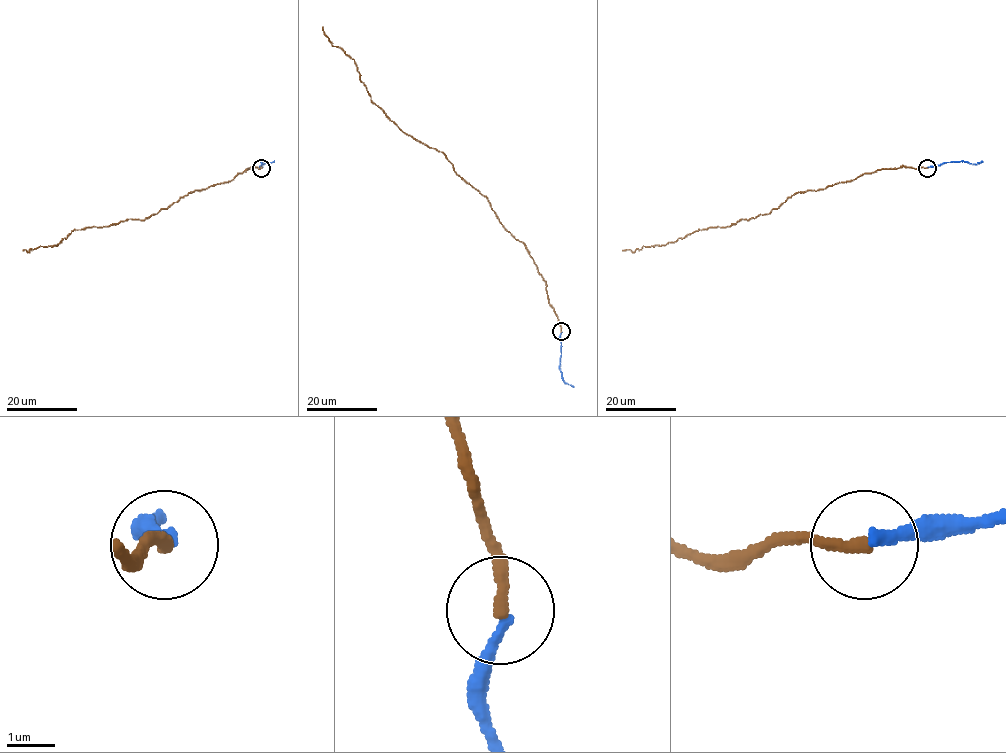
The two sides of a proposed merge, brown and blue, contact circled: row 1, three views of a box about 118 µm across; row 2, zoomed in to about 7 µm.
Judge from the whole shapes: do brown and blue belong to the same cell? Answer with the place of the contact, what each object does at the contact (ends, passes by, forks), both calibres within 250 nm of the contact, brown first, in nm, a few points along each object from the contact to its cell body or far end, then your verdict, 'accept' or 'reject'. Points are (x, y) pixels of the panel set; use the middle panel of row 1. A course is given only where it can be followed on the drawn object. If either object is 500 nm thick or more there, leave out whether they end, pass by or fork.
(561, 331) | brown ends | blue ends | 280/240 nm | brown via (561, 331), (546, 282), (527, 247), (443, 154), (403, 132), (372, 101), (354, 60), (332, 44), (322, 26) | blue via (561, 332), (559, 370), (562, 379), (574, 387) | accept

